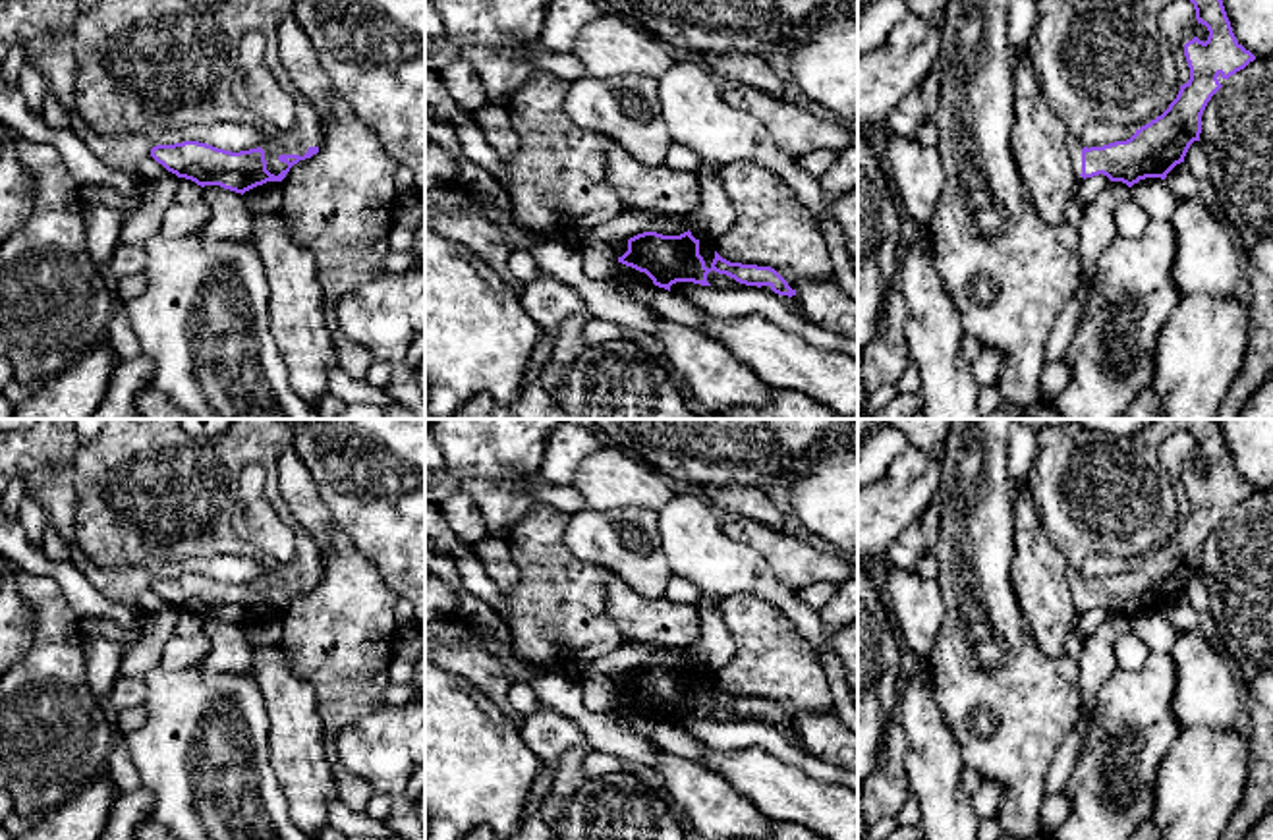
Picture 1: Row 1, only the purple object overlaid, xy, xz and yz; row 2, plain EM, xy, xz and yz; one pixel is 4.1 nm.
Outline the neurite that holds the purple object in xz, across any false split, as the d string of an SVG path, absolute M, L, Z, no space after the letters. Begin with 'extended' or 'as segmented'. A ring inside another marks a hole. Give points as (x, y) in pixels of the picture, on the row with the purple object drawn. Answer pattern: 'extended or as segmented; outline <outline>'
as segmented; outline M690 230L680 236L637 234L628 239L628 251L618 257L618 263L645 272L655 286L668 292L676 282L711 286L707 274L715 270L746 286L769 286L778 295L796 295L796 290L771 266L730 263L715 251L715 259L707 268L699 255L699 239Z

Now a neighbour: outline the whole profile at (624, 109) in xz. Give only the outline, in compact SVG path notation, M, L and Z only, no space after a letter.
M583 75L570 81L564 100L568 118L647 166L665 164L672 145L663 118L657 77L651 75Z

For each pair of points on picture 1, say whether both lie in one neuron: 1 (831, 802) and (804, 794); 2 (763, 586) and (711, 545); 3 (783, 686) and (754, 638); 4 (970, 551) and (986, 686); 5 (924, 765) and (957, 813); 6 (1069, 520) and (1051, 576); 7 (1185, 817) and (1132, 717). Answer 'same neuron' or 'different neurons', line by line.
1: same neuron
2: same neuron
3: same neuron
4: same neuron
5: same neuron
6: different neurons
7: different neurons

